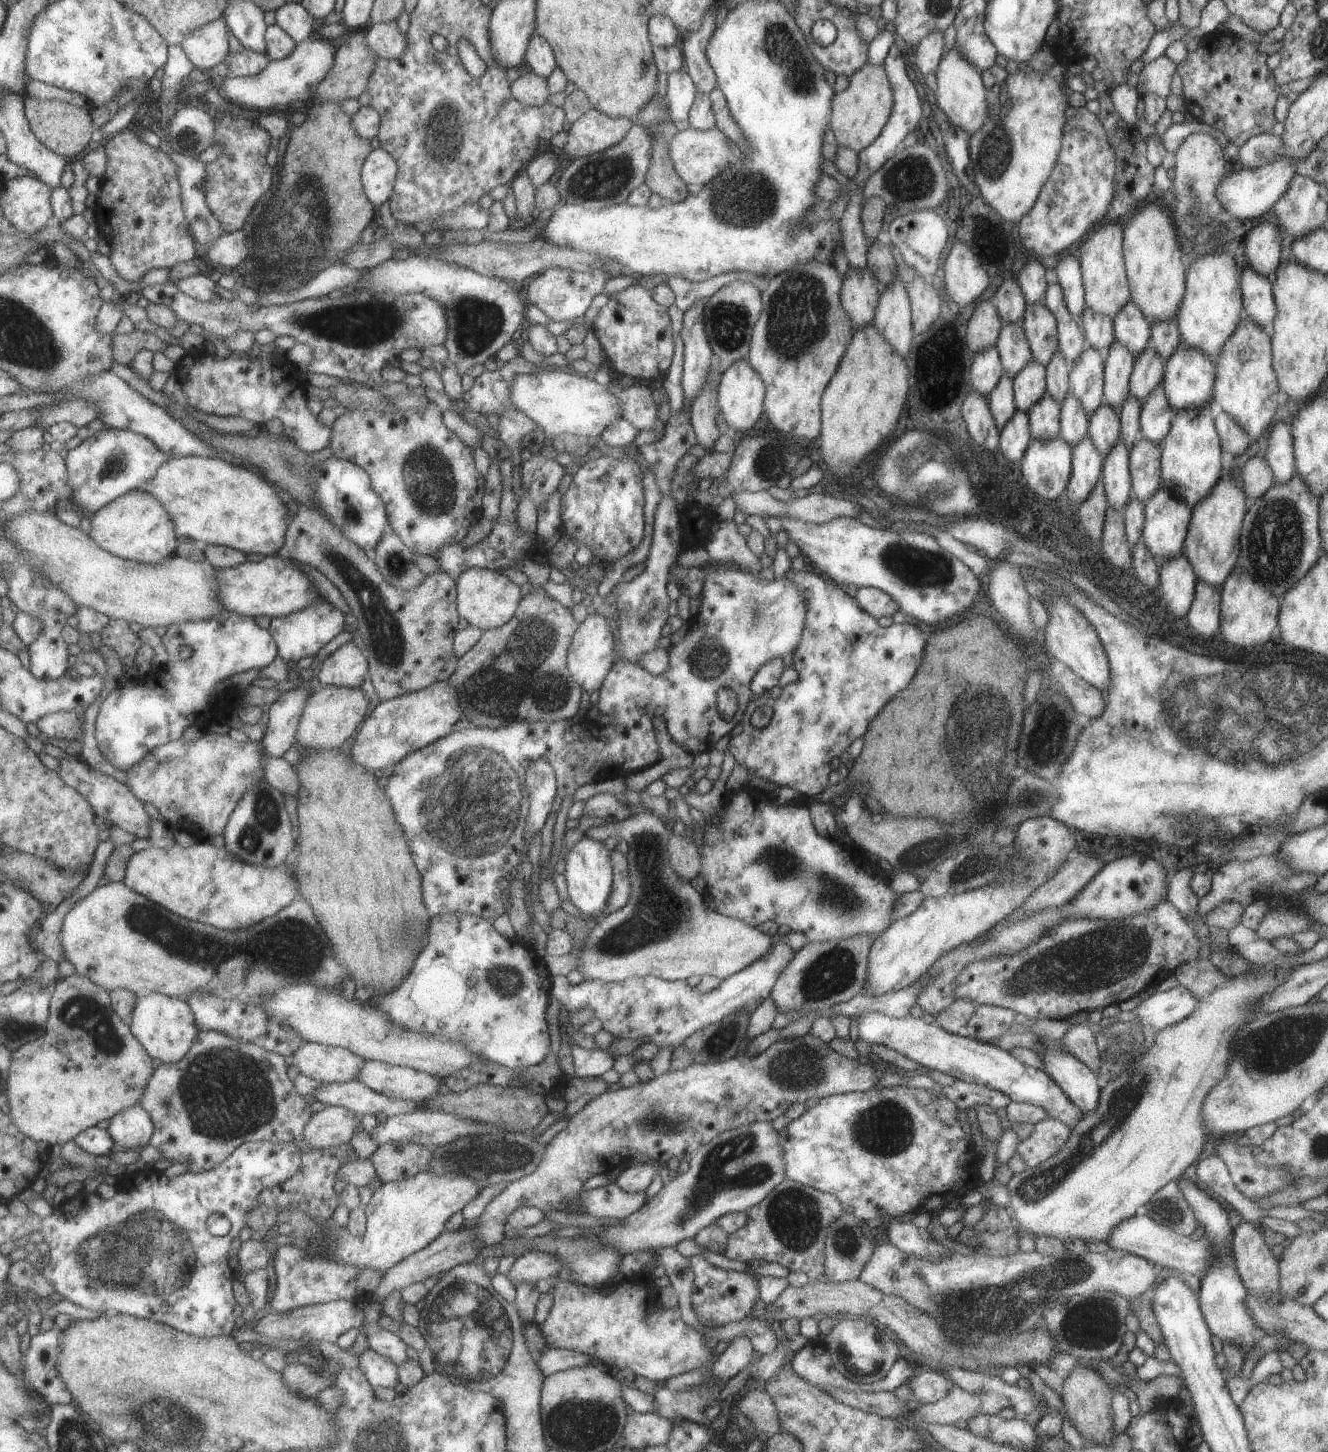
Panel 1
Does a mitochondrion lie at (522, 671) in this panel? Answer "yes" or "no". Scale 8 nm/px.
yes

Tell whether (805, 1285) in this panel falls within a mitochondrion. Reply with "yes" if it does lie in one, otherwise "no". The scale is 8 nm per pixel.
no

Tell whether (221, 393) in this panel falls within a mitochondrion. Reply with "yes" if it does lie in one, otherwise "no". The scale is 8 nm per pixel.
yes

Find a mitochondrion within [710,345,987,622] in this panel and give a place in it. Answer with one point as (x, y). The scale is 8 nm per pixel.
(925, 479)

